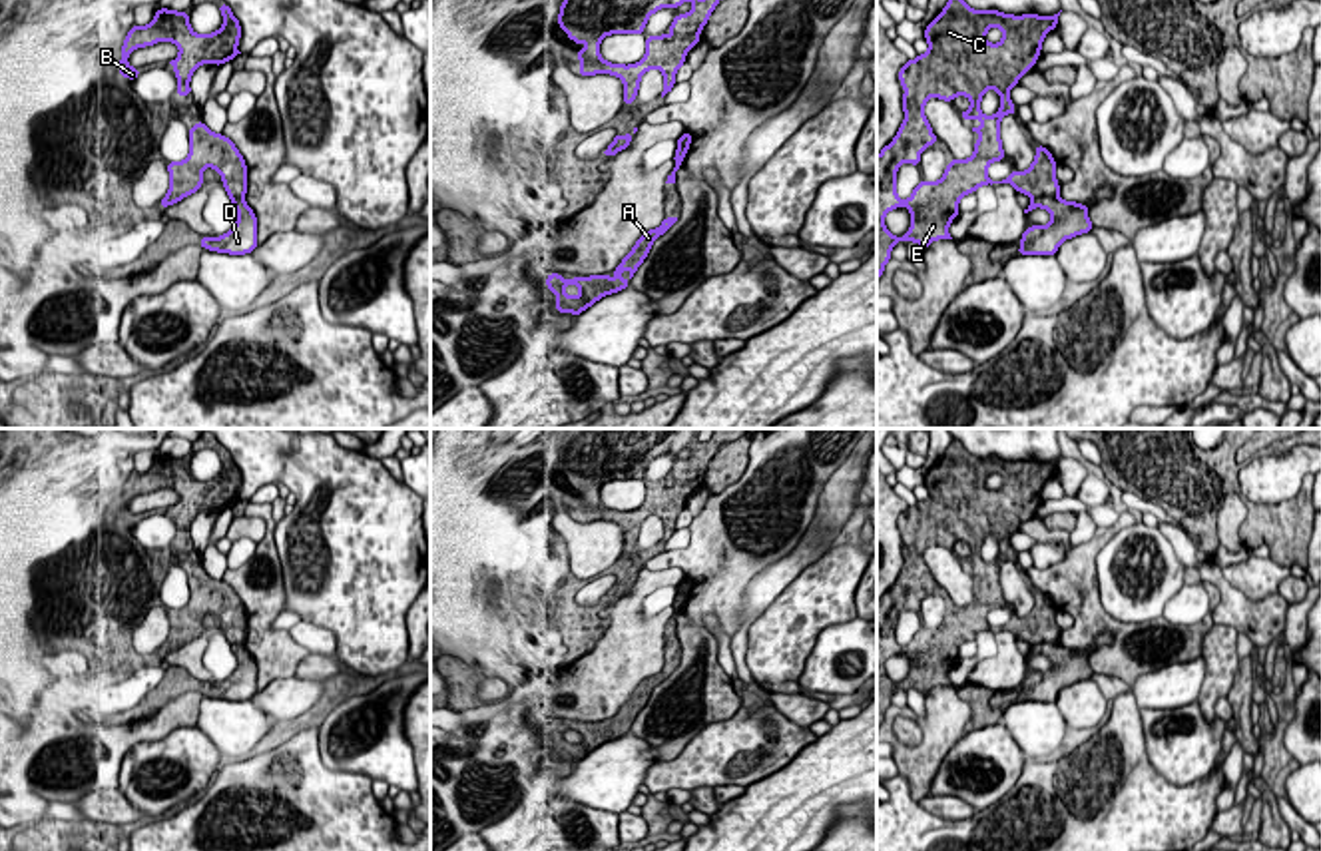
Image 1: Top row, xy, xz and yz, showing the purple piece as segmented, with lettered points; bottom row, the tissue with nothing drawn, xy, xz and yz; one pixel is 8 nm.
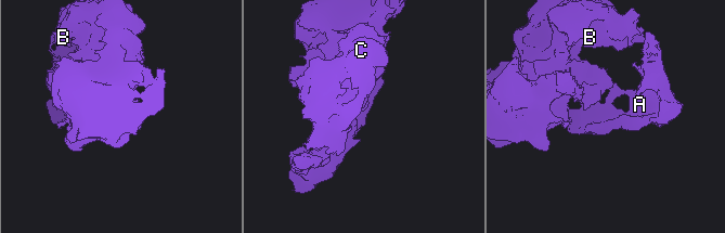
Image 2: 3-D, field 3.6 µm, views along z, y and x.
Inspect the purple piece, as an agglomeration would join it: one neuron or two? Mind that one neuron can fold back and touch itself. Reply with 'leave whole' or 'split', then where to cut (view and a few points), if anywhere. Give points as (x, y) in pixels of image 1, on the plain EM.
split | yz (1056, 640), (1033, 646)

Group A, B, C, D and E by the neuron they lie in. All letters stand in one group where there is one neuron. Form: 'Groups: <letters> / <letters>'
Groups: A D / B C E

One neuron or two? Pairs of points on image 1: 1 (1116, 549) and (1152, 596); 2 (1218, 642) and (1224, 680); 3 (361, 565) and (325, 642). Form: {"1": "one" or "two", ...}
{"1": "one", "2": "one", "3": "two"}

